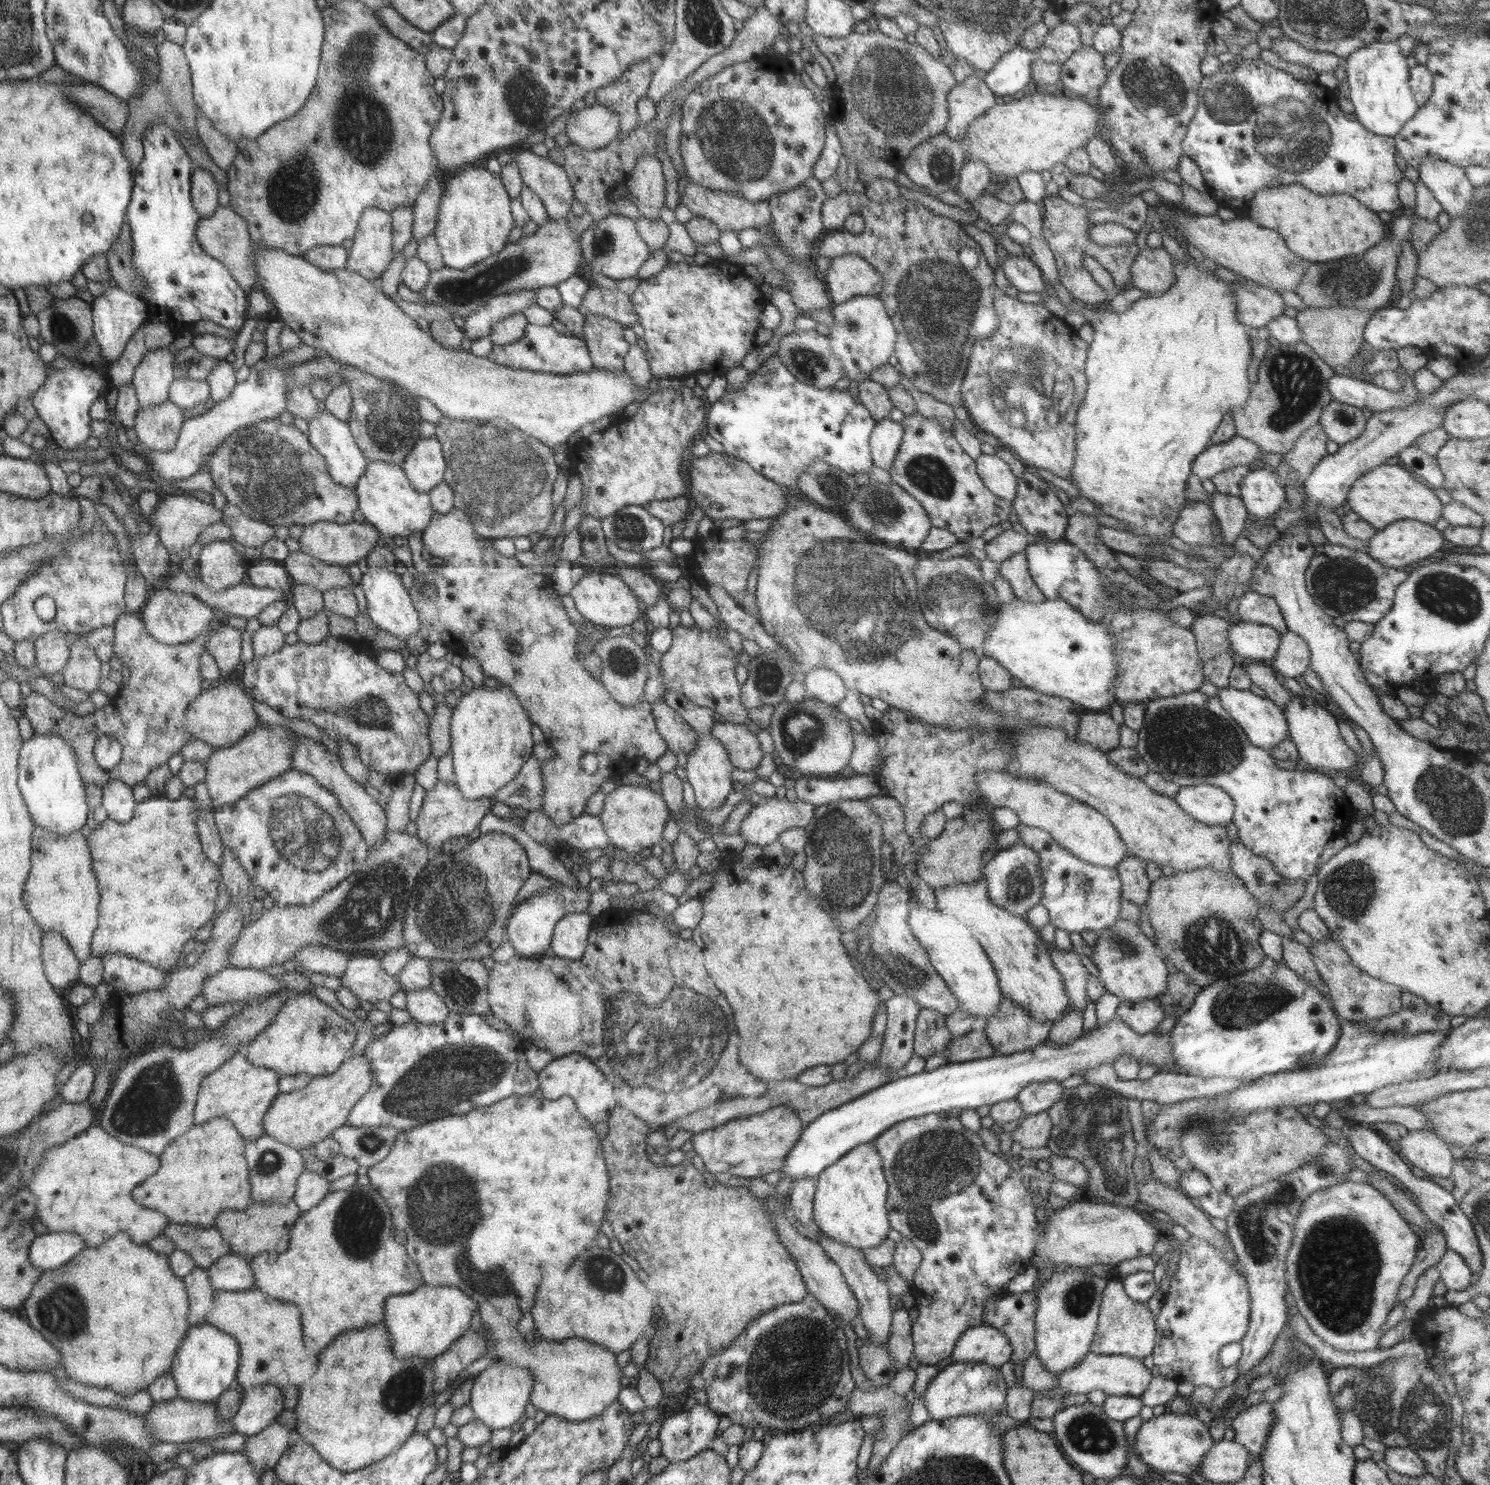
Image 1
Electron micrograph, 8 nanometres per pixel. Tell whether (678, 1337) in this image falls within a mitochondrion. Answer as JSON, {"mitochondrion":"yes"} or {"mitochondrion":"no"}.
{"mitochondrion":"no"}

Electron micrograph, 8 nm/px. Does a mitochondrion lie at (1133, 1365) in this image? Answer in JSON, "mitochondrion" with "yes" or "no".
{"mitochondrion":"no"}

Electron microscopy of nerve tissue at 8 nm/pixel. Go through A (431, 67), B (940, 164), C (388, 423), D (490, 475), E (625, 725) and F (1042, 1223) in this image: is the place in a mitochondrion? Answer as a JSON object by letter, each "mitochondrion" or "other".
{"A":"other","B":"mitochondrion","C":"mitochondrion","D":"mitochondrion","E":"other","F":"other"}

